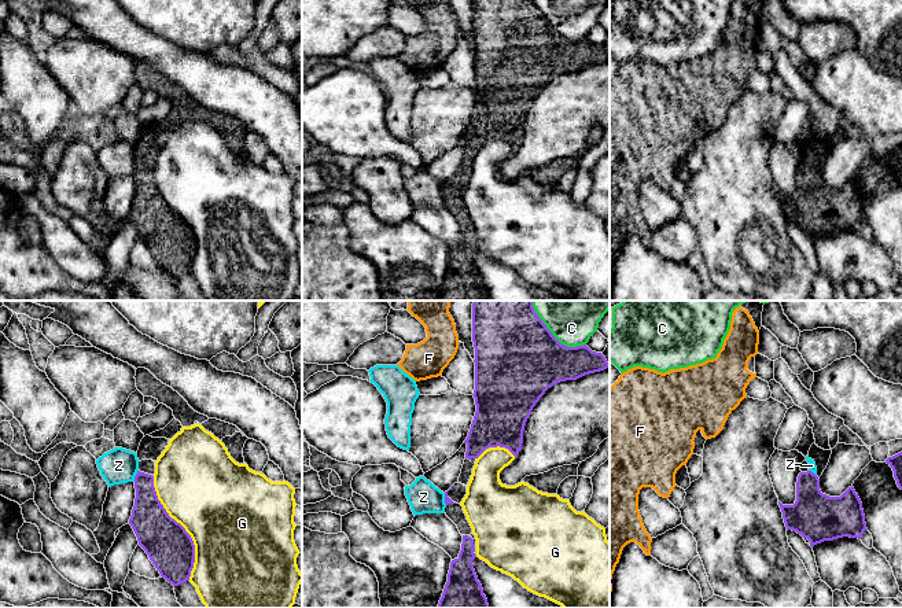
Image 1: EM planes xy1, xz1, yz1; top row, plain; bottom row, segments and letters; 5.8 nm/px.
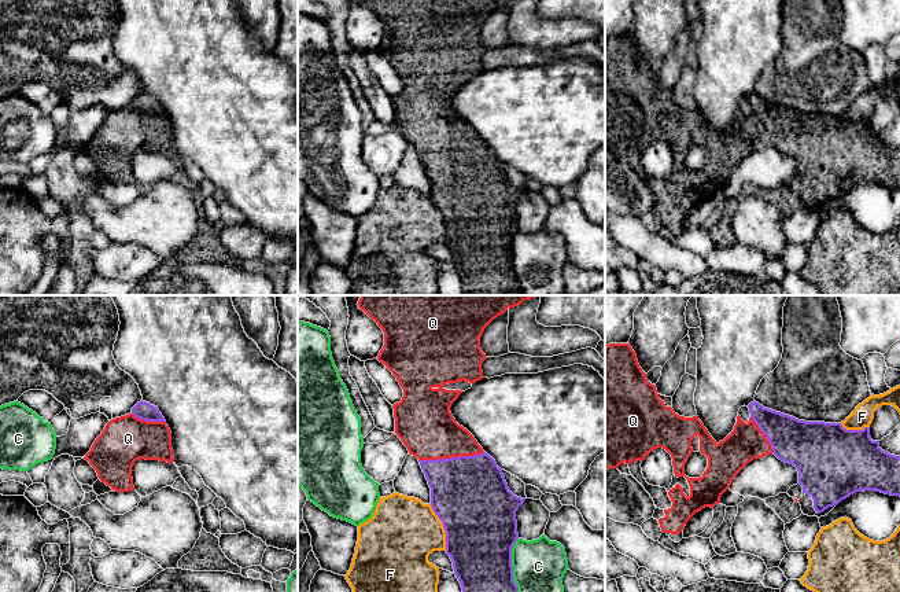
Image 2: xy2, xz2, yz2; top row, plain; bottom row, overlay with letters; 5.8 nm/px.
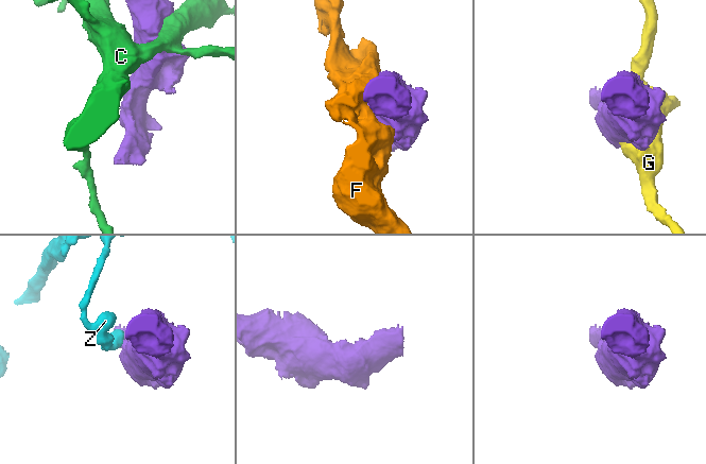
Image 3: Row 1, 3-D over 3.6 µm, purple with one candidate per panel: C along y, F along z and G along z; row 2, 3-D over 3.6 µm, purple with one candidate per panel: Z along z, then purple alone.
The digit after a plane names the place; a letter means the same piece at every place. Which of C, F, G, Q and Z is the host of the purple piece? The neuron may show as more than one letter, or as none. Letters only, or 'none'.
Q

